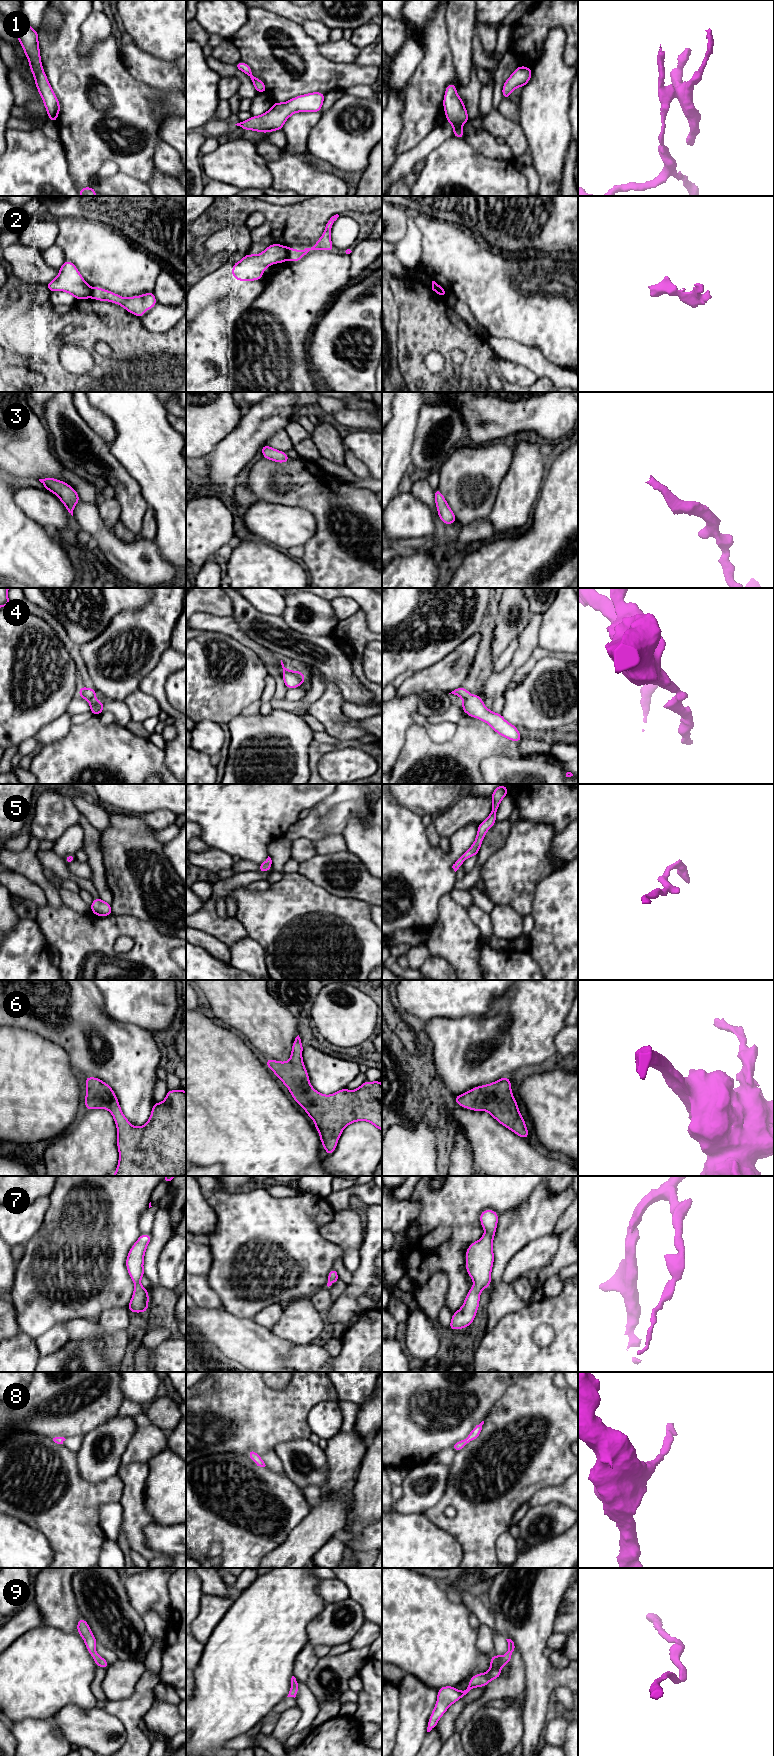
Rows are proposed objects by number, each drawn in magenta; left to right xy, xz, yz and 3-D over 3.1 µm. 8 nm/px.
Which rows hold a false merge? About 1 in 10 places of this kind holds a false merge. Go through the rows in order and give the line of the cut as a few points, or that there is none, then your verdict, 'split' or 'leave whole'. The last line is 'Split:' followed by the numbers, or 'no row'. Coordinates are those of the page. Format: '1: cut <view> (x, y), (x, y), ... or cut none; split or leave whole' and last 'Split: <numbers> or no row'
1: cut none; leave whole
2: cut xz (286, 247), (287, 258); split
3: cut none; leave whole
4: cut none; leave whole
5: cut none; leave whole
6: cut none; leave whole
7: cut none; leave whole
8: cut none; leave whole
9: cut none; leave whole
Split: 2

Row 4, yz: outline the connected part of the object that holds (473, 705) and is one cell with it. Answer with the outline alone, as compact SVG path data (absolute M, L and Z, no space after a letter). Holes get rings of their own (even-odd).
M463 686L455 689L451 693L462 698L462 711L470 717L486 722L496 733L516 743L523 738L517 727L507 722L502 714L494 713L487 709L480 695L471 695Z

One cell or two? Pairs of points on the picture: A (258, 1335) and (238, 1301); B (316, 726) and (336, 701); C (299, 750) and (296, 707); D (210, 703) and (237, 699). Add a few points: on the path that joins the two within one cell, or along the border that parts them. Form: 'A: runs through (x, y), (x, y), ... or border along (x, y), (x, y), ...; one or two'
A: border along (227, 1311), (238, 1317), (253, 1320); two
B: border along (308, 713), (323, 726), (324, 731); two
C: border along (273, 708), (282, 708), (294, 713); two
D: runs through (217, 699), (230, 699); one

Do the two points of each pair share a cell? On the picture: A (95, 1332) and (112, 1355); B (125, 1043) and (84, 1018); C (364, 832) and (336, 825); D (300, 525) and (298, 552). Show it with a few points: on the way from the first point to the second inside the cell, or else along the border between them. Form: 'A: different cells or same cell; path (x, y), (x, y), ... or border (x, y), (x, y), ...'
A: different cells; border (80, 1341), (90, 1341), (100, 1354), (103, 1353)
B: same cell; path (115, 1043), (94, 1026)
C: different cells; border (367, 817), (352, 818), (342, 834)
D: different cells; border (303, 545), (297, 545), (288, 549)

